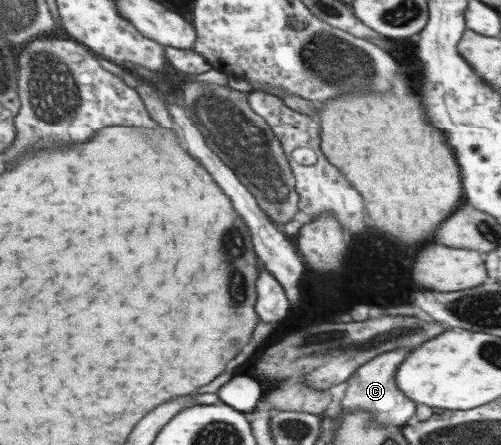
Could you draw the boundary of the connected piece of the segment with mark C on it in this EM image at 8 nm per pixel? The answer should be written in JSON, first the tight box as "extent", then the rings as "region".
{"extent":[340,347,416,426],"region":[[[396,347],[388,352],[382,352],[378,357],[360,365],[360,368],[354,372],[354,383],[352,377],[348,377],[348,385],[344,390],[344,397],[340,400],[340,408],[344,412],[352,412],[352,410],[362,410],[368,412],[368,416],[372,418],[372,424],[380,424],[380,426],[403,426],[406,420],[415,414],[416,404],[406,398],[398,388],[396,388],[396,369],[399,368],[404,357],[408,356],[412,348]]]}

